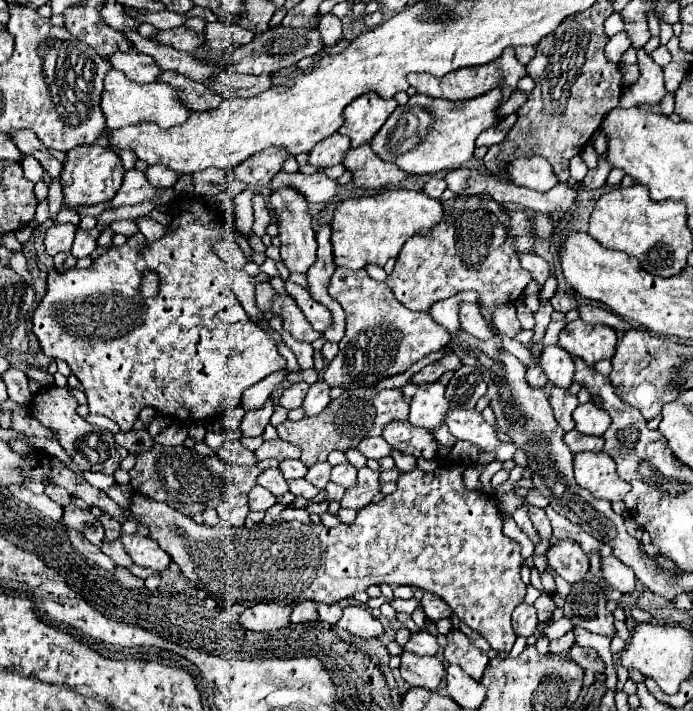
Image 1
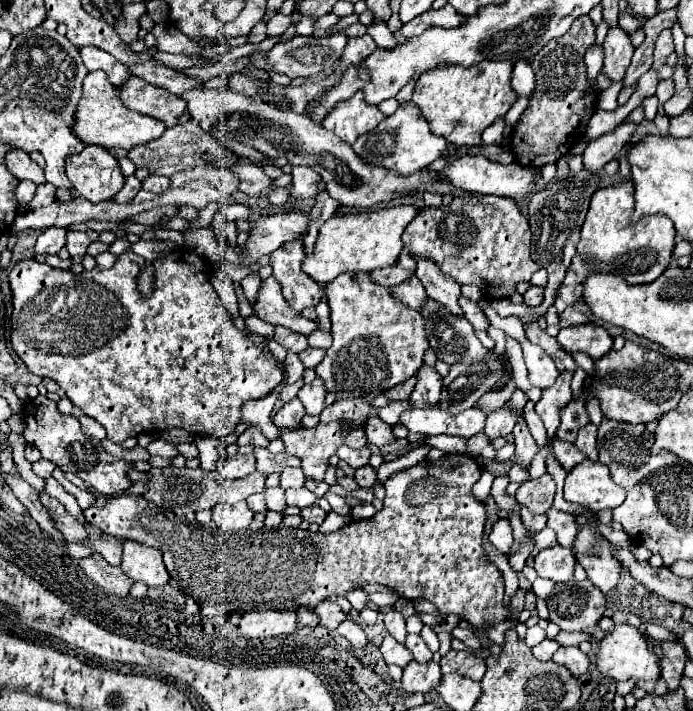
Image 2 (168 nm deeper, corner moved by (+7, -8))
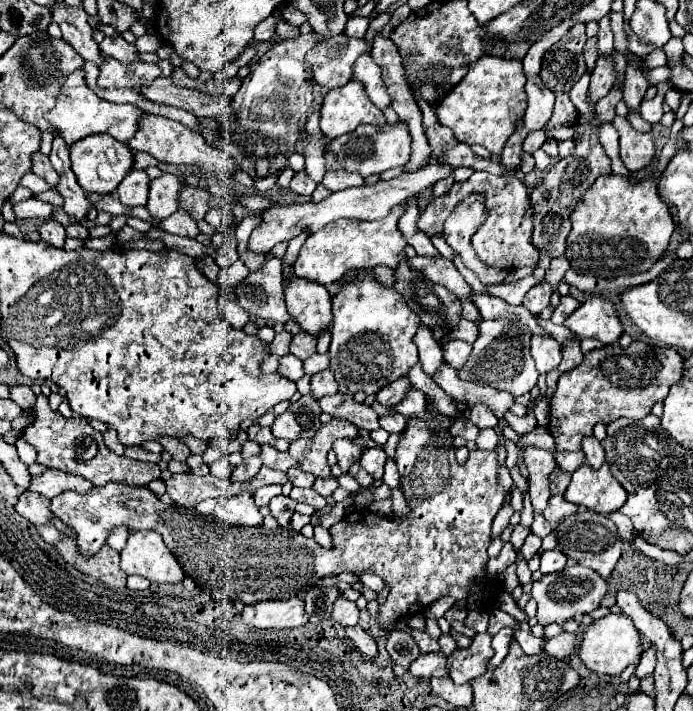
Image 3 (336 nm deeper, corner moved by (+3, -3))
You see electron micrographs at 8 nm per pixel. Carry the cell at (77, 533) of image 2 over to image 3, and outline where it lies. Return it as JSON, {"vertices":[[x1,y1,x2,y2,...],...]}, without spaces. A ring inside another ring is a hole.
{"vertices":[[24,491,16,503,16,511,36,525,52,527,54,513,50,511,50,499,36,491]]}

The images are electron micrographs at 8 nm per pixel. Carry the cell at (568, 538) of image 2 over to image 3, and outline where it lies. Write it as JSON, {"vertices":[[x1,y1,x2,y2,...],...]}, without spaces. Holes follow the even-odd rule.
{"vertices":[[558,495,558,497,550,497,550,503,548,503,546,511,544,511,544,519,556,529,556,525,560,521,564,521,570,515,574,515,576,511,578,511,578,505,572,505,562,495]]}

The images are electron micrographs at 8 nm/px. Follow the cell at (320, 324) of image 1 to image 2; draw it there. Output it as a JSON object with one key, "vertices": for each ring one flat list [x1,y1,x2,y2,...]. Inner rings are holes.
{"vertices":[[274,276,262,280,260,294,256,296,256,302,252,304,252,310,254,310,254,316,258,316,260,320,272,326,284,326,300,334,310,334,312,330,316,330,316,324,312,320,306,320,302,314,294,312,286,304,280,292,280,284,276,282]]}

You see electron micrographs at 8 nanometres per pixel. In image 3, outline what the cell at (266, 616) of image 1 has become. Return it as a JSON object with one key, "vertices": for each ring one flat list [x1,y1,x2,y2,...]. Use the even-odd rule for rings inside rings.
{"vertices":[[292,597,288,601,264,601,246,605,242,621,256,629,290,629,308,623,308,613,304,611,304,601]]}

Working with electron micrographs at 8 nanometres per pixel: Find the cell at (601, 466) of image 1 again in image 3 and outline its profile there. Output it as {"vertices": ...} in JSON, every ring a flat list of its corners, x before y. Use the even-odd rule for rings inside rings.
{"vertices":[[604,461,600,469,592,469,586,463,572,473,572,481,564,493,566,501,584,505,596,513,612,513,624,505,626,491,624,487,612,477,608,463]]}

